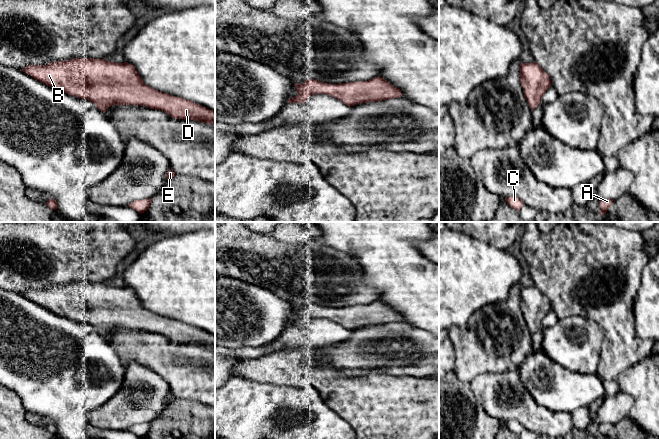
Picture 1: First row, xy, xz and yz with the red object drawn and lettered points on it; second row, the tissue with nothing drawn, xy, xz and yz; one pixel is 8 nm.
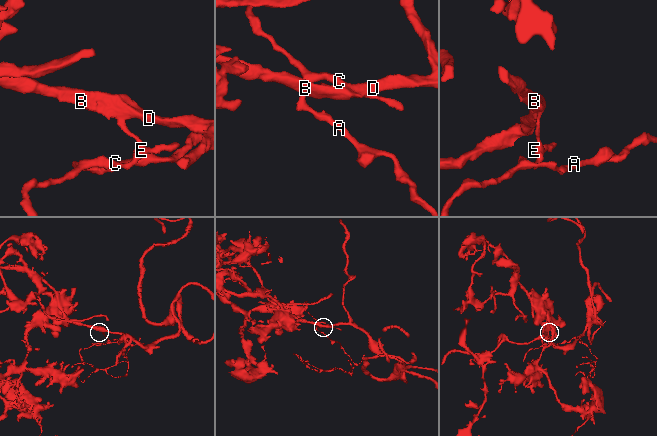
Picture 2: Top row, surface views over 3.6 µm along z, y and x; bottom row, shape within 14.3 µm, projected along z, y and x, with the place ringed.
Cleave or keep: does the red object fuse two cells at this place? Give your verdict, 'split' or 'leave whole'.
leave whole

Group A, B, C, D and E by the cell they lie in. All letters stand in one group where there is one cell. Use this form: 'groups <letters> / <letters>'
groups A B C D E

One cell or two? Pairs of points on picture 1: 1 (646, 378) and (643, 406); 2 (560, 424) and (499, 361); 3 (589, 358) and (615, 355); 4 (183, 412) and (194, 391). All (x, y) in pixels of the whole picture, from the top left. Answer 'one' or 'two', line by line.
1: one
2: two
3: two
4: two

